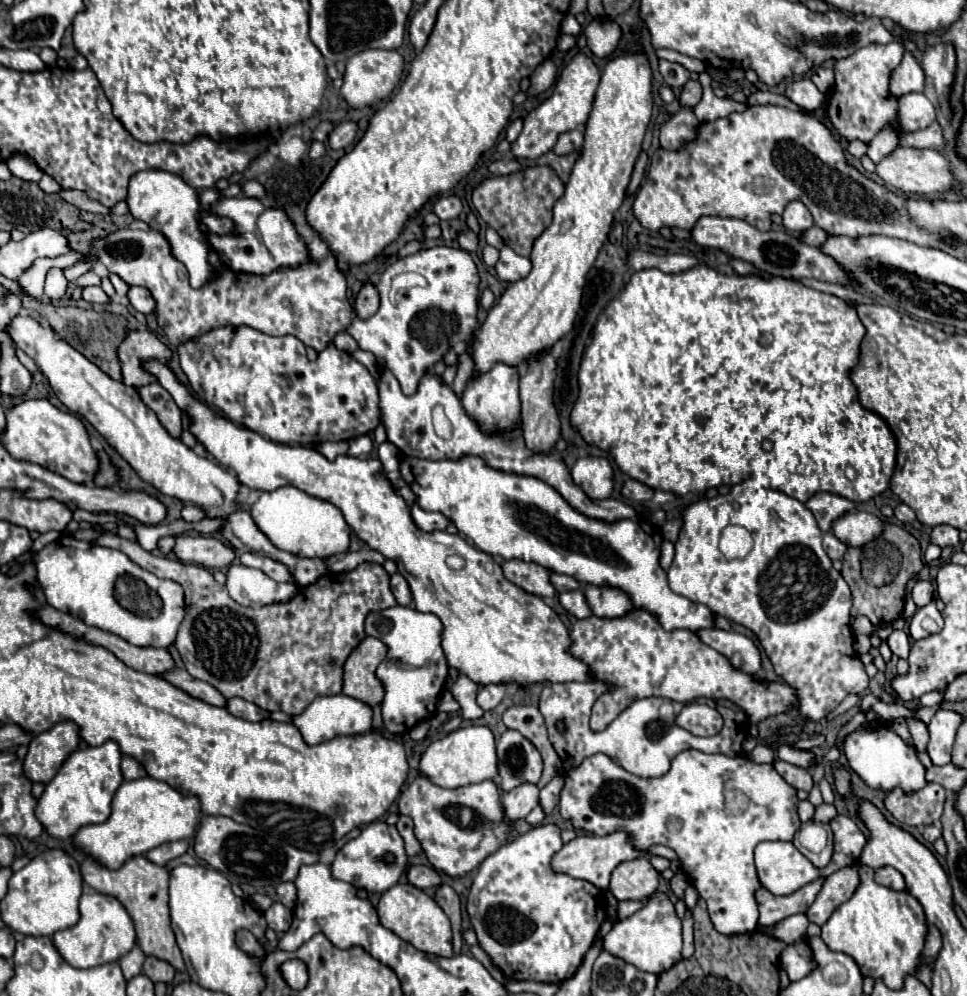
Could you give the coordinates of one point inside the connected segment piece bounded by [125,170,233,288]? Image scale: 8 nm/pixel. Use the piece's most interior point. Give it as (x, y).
(156, 197)

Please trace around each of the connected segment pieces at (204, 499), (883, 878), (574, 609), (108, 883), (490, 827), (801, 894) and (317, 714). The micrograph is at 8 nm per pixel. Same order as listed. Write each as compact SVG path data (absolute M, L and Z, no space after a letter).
M15 316L13 322L7 326L7 332L11 334L15 346L27 352L27 356L31 356L37 362L39 370L47 376L57 398L73 414L85 418L107 440L107 444L113 446L131 464L131 468L137 472L141 480L155 486L165 496L179 498L183 502L191 502L195 506L205 508L207 516L211 518L225 516L227 522L223 526L223 536L231 542L235 550L251 552L257 556L261 554L277 562L285 562L285 566L293 570L297 586L309 586L309 582L315 582L327 572L327 566L323 560L299 558L299 556L293 556L289 552L275 548L265 538L265 534L259 532L251 514L243 510L243 506L235 500L239 492L237 478L227 468L219 466L215 460L197 456L179 438L173 438L161 426L153 410L149 410L143 404L135 388L109 378L103 370L99 370L91 360L87 360L81 352L77 352L65 340L55 338L55 332L51 328L39 324L33 318Z
M883 866L883 868L875 870L875 880L877 880L877 884L887 886L891 890L905 890L903 876L895 868L891 868L891 866Z
M571 590L571 592L563 592L559 594L559 602L561 606L573 614L575 618L589 618L591 616L591 610L585 602L585 596L583 596L583 590Z
M135 856L135 858L127 860L125 866L119 870L109 870L109 868L97 864L95 860L85 858L85 862L81 866L81 874L83 874L83 880L91 888L95 888L101 894L113 896L123 904L123 908L127 910L127 914L131 916L131 920L135 924L137 942L147 956L167 960L175 970L185 970L181 950L175 942L175 936L171 930L171 920L169 920L169 906L167 906L169 872L167 872L167 868L149 862L145 856Z
M417 776L399 796L399 814L413 818L415 834L431 866L449 876L473 872L489 854L507 842L511 832L511 826L503 818L499 790L493 780L447 790Z
M823 880L811 882L811 884L803 886L801 890L793 892L789 896L775 896L765 888L759 888L755 892L755 900L757 900L757 906L759 906L757 926L759 928L769 928L769 926L781 922L787 916L805 912L813 904L813 898L817 896L817 890L821 890L821 882Z
M337 694L337 696L321 696L315 698L309 708L293 718L293 724L303 730L303 738L307 744L319 744L325 740L333 740L337 736L357 736L357 734L367 734L371 730L371 716L373 710L365 706L363 702Z

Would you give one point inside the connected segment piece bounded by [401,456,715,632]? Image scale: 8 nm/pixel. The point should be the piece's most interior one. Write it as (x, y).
(505, 515)

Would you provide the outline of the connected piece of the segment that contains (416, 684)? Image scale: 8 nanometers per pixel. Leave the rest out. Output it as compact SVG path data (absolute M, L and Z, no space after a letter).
M393 606L371 612L365 620L365 632L387 646L387 656L375 670L385 690L381 702L383 728L391 734L407 734L419 720L437 712L437 698L445 690L449 666L441 648L443 624L435 614L423 614L409 606Z

